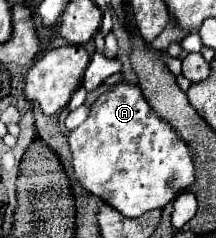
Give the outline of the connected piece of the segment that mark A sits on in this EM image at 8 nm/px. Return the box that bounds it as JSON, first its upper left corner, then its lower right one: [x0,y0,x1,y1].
[68,82,196,218]

